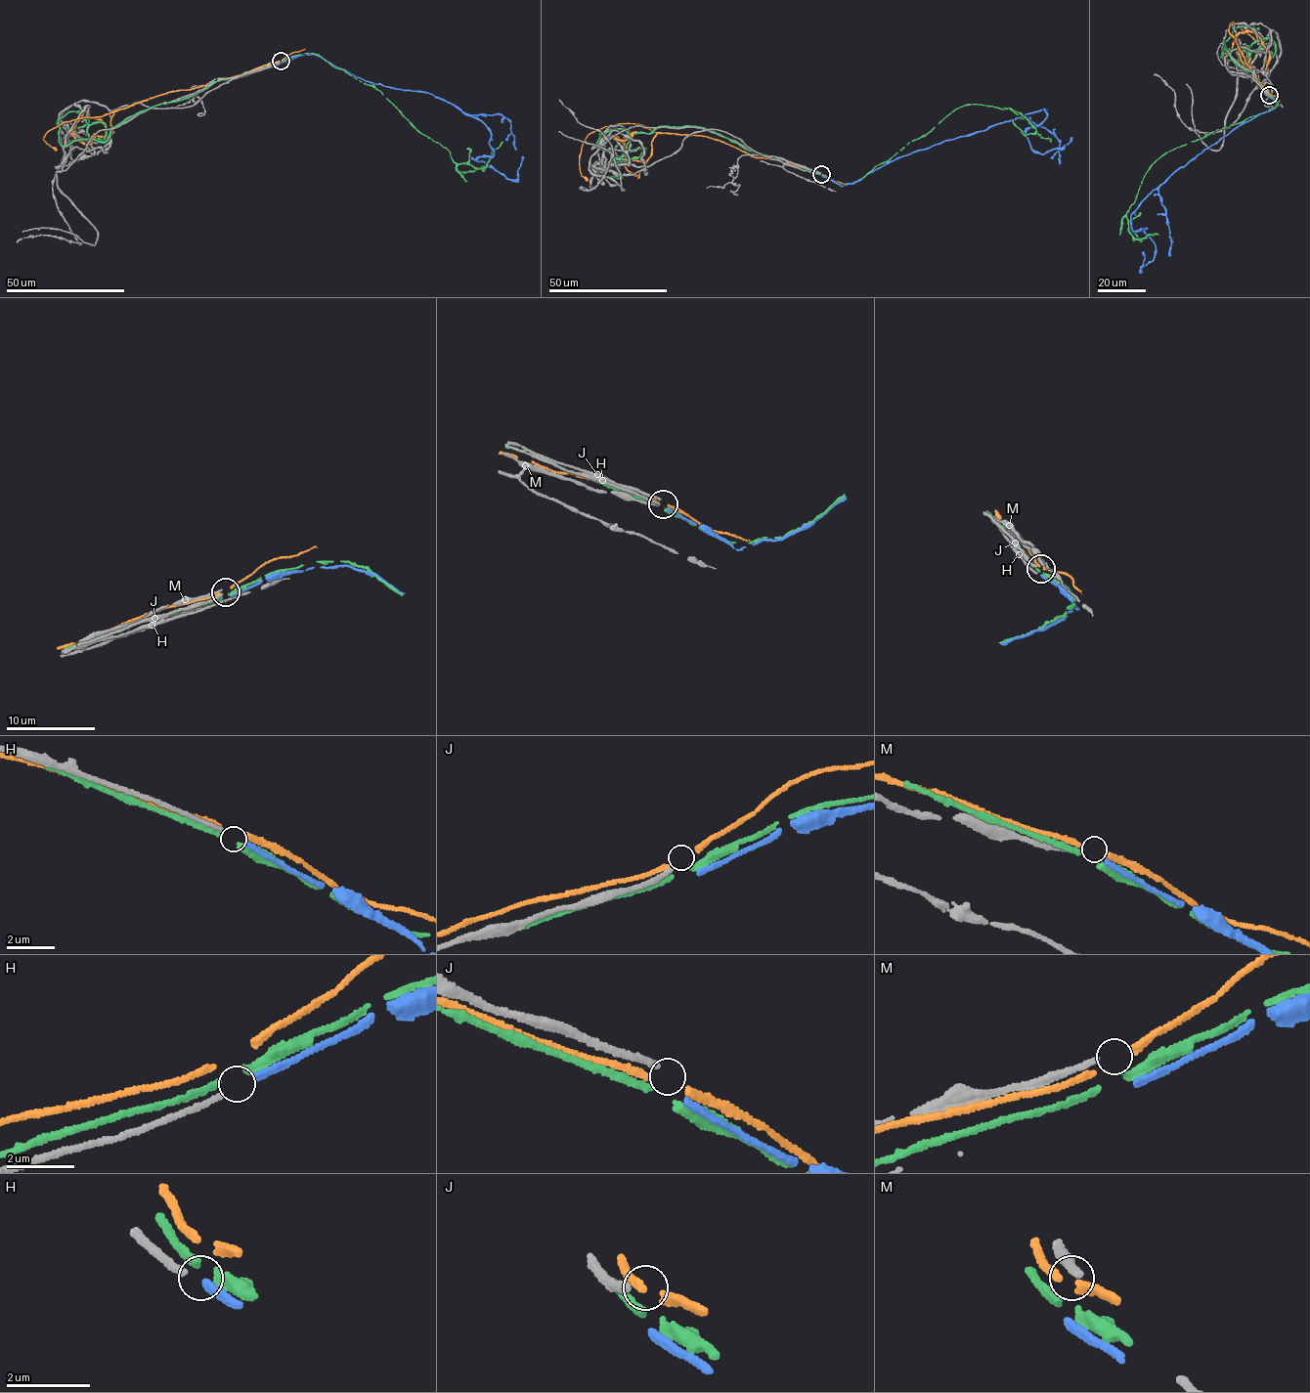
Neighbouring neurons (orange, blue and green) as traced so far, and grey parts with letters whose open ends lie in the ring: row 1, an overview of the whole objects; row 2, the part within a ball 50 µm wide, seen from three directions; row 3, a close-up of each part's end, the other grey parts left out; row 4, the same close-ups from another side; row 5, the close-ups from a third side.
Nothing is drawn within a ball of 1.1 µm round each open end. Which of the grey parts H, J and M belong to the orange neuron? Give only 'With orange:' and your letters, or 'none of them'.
With orange: none of them

